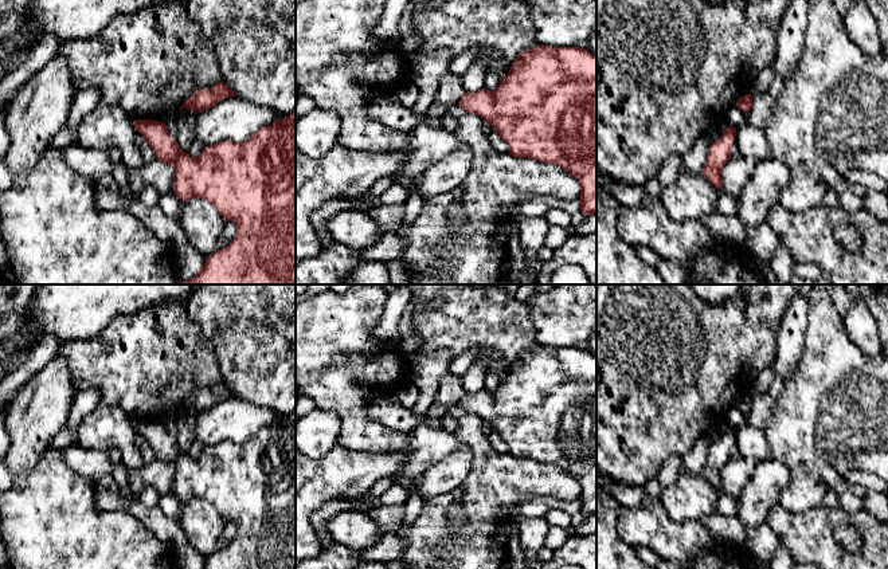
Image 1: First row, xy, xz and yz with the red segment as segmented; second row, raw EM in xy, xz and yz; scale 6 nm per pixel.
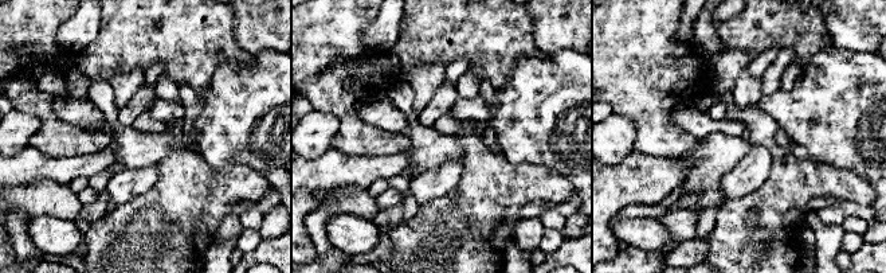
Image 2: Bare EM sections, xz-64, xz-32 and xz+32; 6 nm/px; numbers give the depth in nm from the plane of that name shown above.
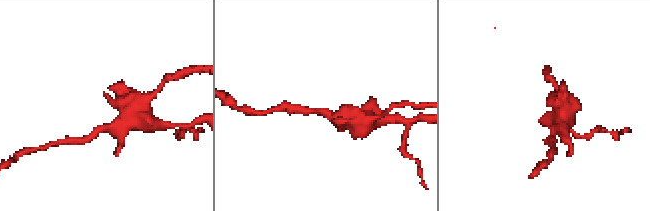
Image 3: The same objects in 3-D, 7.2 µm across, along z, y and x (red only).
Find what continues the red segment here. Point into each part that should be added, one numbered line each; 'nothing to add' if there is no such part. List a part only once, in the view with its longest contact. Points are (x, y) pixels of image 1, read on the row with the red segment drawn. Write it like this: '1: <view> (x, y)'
nothing to add

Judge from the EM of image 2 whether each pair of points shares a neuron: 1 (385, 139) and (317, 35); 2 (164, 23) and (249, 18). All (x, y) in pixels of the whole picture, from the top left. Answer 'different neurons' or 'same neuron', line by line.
1: same neuron
2: different neurons

